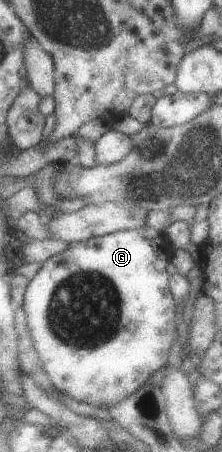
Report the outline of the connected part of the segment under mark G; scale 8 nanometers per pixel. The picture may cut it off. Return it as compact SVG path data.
M147 225L142 228L124 231L115 231L98 237L91 237L82 241L67 243L67 248L48 258L39 269L37 274L30 279L23 298L22 308L26 312L26 325L30 334L32 345L38 355L42 369L42 376L46 381L52 382L63 395L85 402L91 406L113 406L125 400L129 394L133 394L139 386L143 386L149 376L163 368L169 356L169 348L173 346L174 337L177 337L177 322L174 319L175 303L173 294L169 289L167 263L170 261L173 248L169 246L169 240L161 236L161 232Z

